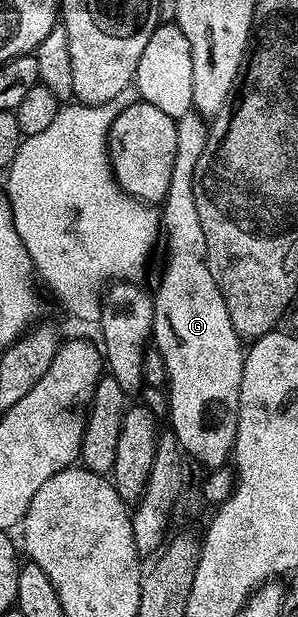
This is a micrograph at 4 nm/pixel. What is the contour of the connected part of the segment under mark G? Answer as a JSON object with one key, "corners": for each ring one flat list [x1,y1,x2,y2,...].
{"corners":[[191,110,187,115,181,115,176,121,176,161,172,161,172,181,168,181,168,193,160,204,160,214,158,217,158,238,160,240,160,251,162,247,162,276,158,279,158,284,152,290,154,300,154,330,152,332,152,343,160,353,160,357,166,366,166,387,170,391,170,423,169,430,173,431,178,439,178,444,183,452,191,460,203,463,206,469,217,469,227,466,234,450,234,438,238,428,238,398,240,397,240,381,242,380,242,360,244,358,244,343,238,338,236,329,232,329,232,321,224,301,220,297,220,289,212,277,212,273,206,264,206,246,204,245,204,229,200,229,200,217,196,213,196,197,192,197,192,177,196,173,196,161,200,161,200,153,204,153,204,145,208,134,208,123,197,111]]}

